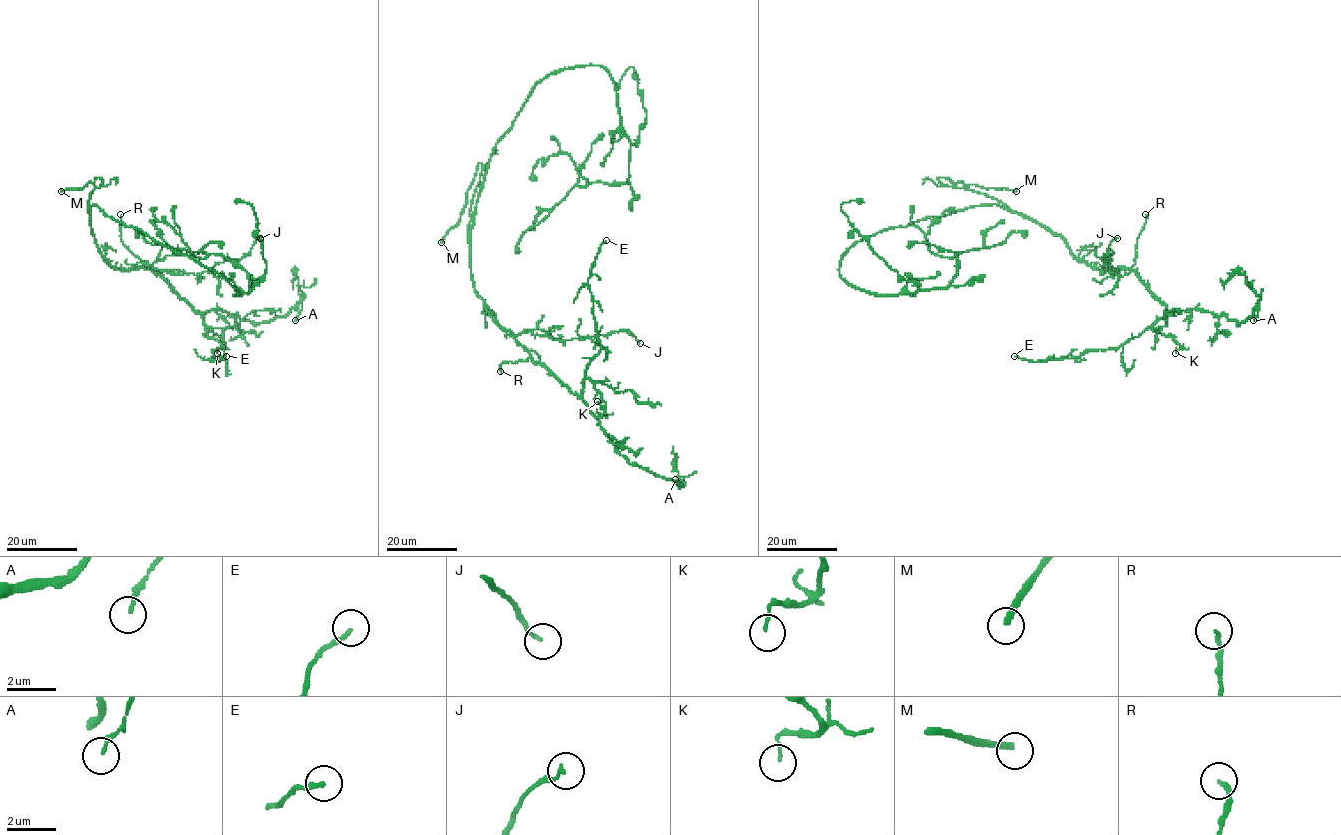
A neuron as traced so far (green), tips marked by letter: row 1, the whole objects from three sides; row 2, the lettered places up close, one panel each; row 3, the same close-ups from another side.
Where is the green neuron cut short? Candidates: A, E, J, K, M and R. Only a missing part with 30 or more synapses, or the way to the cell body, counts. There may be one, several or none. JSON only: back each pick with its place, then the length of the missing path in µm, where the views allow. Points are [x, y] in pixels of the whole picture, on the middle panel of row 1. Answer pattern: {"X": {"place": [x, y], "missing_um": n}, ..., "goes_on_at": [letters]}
{"M": {"place": [441, 242], "missing_um": 9}, "goes_on_at": ["M"]}

